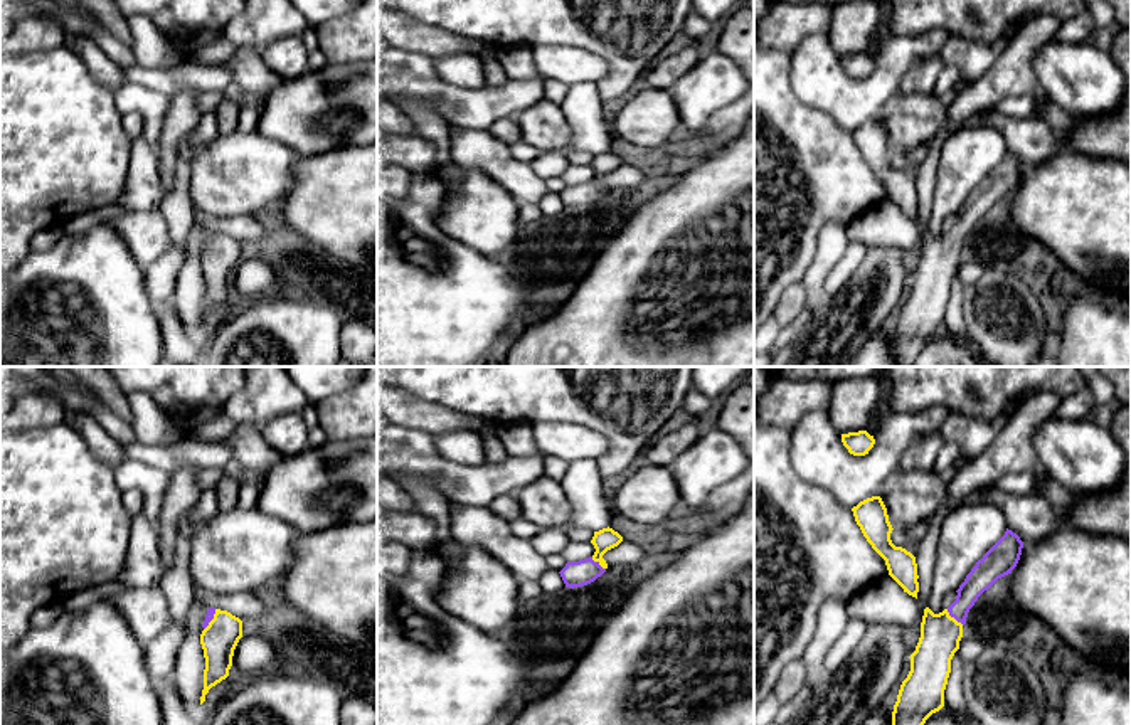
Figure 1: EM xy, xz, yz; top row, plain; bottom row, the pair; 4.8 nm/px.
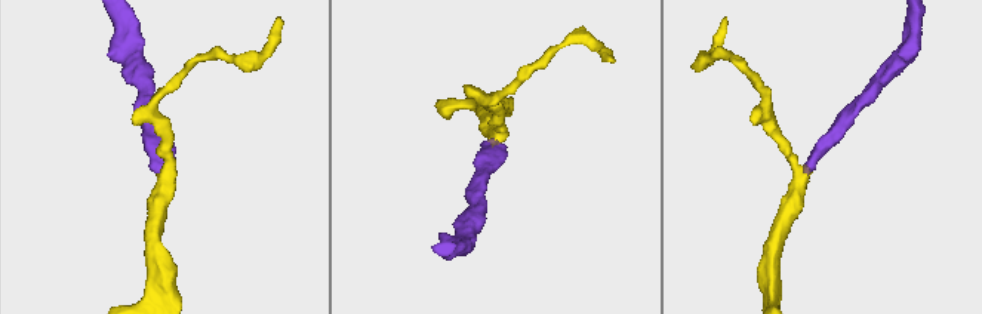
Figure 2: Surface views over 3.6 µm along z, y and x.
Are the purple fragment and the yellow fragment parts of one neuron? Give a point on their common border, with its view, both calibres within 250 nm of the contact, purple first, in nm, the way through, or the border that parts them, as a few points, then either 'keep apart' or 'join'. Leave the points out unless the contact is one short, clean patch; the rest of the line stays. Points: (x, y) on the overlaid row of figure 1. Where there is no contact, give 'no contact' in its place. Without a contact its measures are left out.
yz (955, 618) | 120/190 nm | across yz (983, 574), (968, 592), (955, 618), (939, 638) | join

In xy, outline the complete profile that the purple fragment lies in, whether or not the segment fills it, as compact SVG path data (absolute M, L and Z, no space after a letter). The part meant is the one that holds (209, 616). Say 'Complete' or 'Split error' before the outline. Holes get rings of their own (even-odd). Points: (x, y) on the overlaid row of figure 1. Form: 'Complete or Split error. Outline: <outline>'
Split error. Outline: M209 607L202 627L205 669L200 705L209 690L229 676L234 649L242 638L242 621L227 611Z

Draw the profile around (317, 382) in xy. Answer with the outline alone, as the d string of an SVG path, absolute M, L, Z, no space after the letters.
M286 367L291 380L308 397L318 402L340 395L358 382L367 367Z

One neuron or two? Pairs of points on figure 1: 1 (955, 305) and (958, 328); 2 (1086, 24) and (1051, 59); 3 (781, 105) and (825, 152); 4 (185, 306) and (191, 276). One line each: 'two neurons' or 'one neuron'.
1: one neuron
2: two neurons
3: one neuron
4: one neuron

